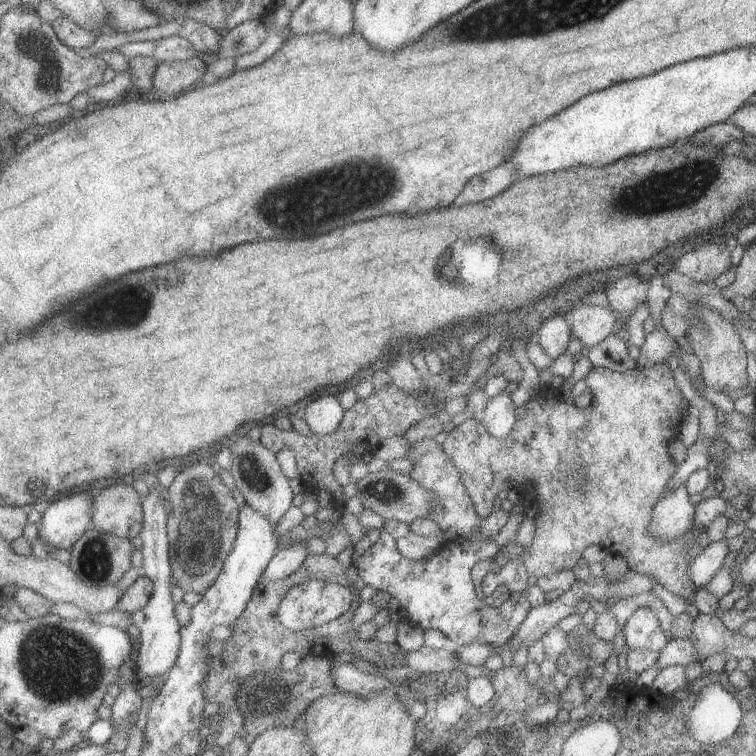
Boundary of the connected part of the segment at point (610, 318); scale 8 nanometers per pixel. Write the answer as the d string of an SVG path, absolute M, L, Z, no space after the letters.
M578 306L567 315L567 320L571 323L573 329L573 338L578 339L583 347L594 347L596 344L605 340L617 327L618 314L610 308L600 306Z

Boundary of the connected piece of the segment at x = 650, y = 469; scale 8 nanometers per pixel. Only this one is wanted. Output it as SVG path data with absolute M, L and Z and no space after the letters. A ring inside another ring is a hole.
M666 362L652 367L635 367L625 372L594 367L585 380L593 394L592 404L587 408L576 408L571 399L564 400L559 390L539 388L536 395L523 406L526 414L520 418L515 432L507 440L495 438L482 420L474 418L454 428L448 440L443 442L446 452L461 469L474 501L478 500L478 510L486 508L486 500L492 500L490 494L509 492L511 489L543 505L535 517L539 528L534 547L525 548L519 543L504 547L498 557L490 558L490 562L482 562L484 568L480 564L478 576L504 569L512 560L522 560L534 579L554 576L562 570L573 571L578 564L582 564L586 548L594 548L598 544L609 552L621 555L633 572L655 579L669 592L688 600L696 589L689 578L689 564L710 543L706 529L696 535L692 528L684 537L672 543L660 543L647 534L647 527L654 506L677 471L677 464L669 455L669 444L680 437L678 427L690 406L689 401L675 384L673 372ZM693 536L698 543L692 550L687 550L685 547Z

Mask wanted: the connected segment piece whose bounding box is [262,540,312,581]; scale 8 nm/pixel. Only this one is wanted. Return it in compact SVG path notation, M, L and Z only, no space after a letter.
M298 540L292 547L282 547L262 579L278 581L293 576L303 568L311 554Z

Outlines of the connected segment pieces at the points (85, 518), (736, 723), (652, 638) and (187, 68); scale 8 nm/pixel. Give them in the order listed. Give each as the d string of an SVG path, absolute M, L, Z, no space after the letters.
M83 492L54 500L39 524L40 538L58 549L72 550L93 526L95 498Z
M719 683L708 684L702 691L694 696L690 707L691 712L685 720L686 733L690 734L696 742L702 744L718 744L725 742L736 733L743 720L743 711L740 702L724 689Z
M641 607L627 620L623 627L626 648L660 652L666 648L669 638L660 627L660 622L650 608Z
M200 56L186 63L166 62L159 64L155 77L156 88L162 90L164 94L178 94L186 88L196 86L206 78L210 70L210 65L201 60Z

